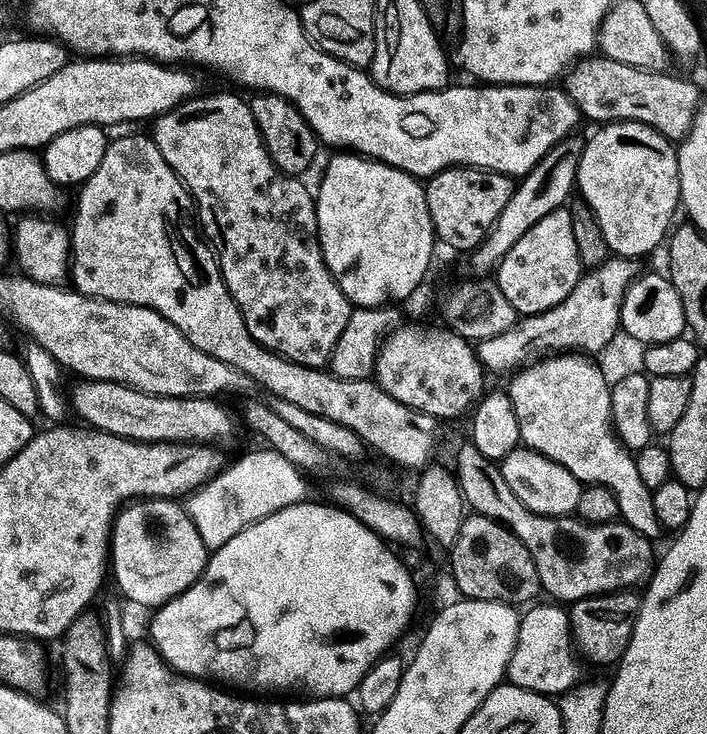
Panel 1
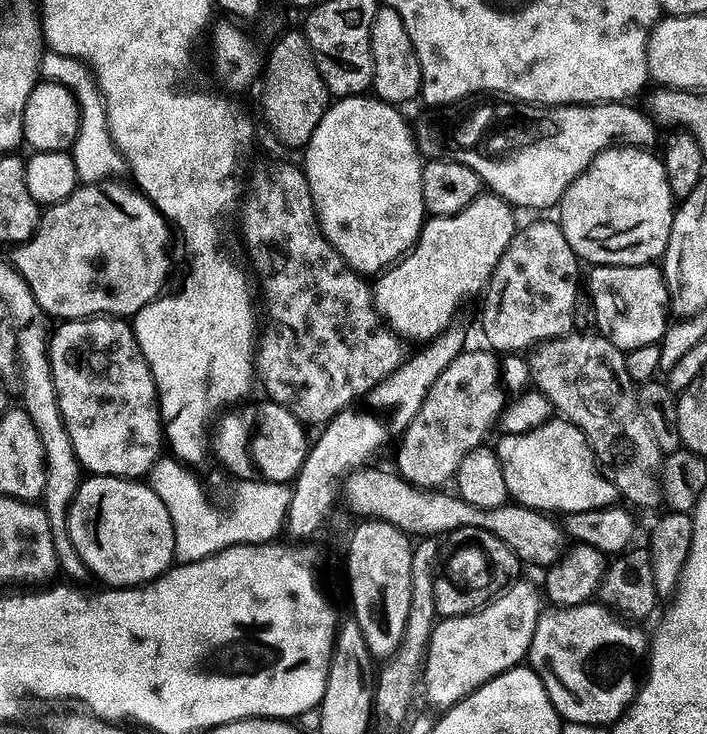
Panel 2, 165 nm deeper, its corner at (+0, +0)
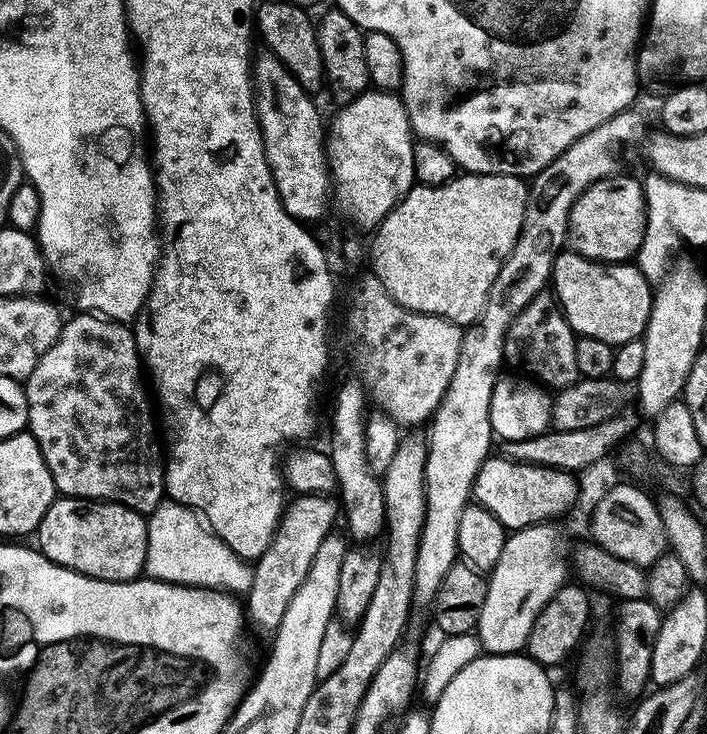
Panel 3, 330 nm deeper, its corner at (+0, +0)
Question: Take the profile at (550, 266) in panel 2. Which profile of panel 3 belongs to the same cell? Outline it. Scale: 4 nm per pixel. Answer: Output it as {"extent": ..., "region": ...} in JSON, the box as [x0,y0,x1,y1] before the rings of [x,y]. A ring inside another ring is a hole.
{"extent":[506,292,581,391],"region":[[[543,292],[523,311],[511,328],[506,354],[511,361],[520,362],[527,375],[549,389],[560,391],[581,379],[577,339],[556,298],[551,293]]]}

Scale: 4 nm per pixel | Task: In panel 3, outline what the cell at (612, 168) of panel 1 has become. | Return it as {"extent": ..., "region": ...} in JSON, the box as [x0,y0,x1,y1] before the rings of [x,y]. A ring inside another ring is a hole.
{"extent":[569,174,648,263],"region":[[[621,174],[596,183],[575,204],[571,212],[569,233],[581,256],[597,263],[629,263],[640,253],[648,226],[647,191],[645,185]]]}

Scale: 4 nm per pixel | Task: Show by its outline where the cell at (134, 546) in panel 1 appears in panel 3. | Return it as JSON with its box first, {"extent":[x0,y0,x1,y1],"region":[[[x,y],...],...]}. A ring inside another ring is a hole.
{"extent":[39,498,148,584],"region":[[[60,498],[40,524],[39,535],[39,551],[59,568],[80,572],[92,580],[109,580],[111,584],[131,582],[145,575],[148,520],[132,508],[107,502],[90,507],[86,500]]]}

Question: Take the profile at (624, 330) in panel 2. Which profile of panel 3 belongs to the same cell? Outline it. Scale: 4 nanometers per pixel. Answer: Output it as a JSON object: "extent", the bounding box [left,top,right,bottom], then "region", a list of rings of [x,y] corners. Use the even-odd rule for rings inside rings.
{"extent":[551,250,654,346],"region":[[[565,250],[556,260],[551,283],[554,288],[556,284],[554,296],[577,337],[598,338],[598,342],[619,346],[641,339],[648,329],[648,323],[652,317],[654,284],[644,277],[635,263],[597,263],[581,256],[575,250]]]}

